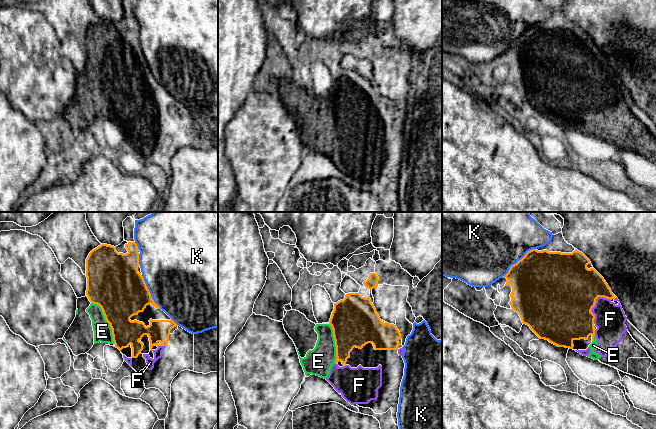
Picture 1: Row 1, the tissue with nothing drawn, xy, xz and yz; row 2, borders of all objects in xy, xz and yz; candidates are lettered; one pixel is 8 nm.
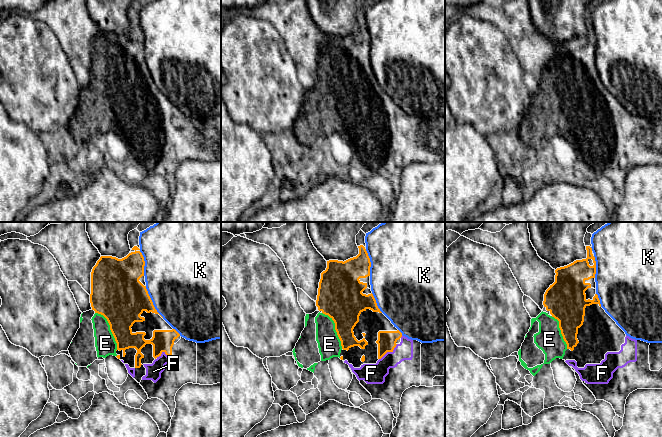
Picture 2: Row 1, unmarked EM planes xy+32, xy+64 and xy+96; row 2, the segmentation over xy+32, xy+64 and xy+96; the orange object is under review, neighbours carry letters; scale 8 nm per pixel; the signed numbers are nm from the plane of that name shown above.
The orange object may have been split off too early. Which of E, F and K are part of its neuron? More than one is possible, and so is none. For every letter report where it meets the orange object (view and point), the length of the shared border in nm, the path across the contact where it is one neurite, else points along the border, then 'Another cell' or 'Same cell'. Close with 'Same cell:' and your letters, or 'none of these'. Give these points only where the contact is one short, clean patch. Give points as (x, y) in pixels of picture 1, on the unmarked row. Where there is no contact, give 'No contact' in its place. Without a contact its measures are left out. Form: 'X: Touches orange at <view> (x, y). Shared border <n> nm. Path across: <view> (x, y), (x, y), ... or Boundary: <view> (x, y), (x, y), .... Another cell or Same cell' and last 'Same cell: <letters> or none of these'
E: Touches orange at xy (106, 96). Shared border 380 nm. Same cell
F: Touches orange at yz (594, 81). Shared border 240 nm. Same cell
K: Touches orange at yz (518, 37). Shared border 360 nm. Another cell
Same cell: E, F

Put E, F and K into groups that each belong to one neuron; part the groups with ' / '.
E F / K

